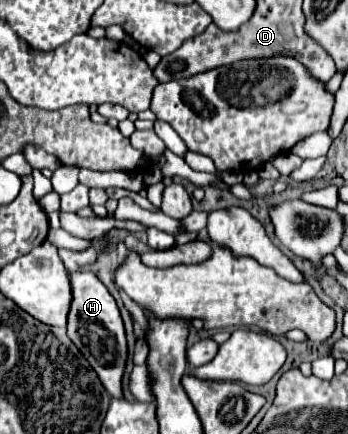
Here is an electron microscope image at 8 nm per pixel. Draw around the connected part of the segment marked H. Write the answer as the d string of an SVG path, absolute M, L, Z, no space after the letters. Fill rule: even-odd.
M92 271L70 273L72 285L72 303L68 313L68 337L80 349L80 353L88 359L92 369L98 373L102 385L110 393L110 397L122 397L122 375L126 367L126 335L120 319L120 311L116 307L114 297L108 293L104 283Z

